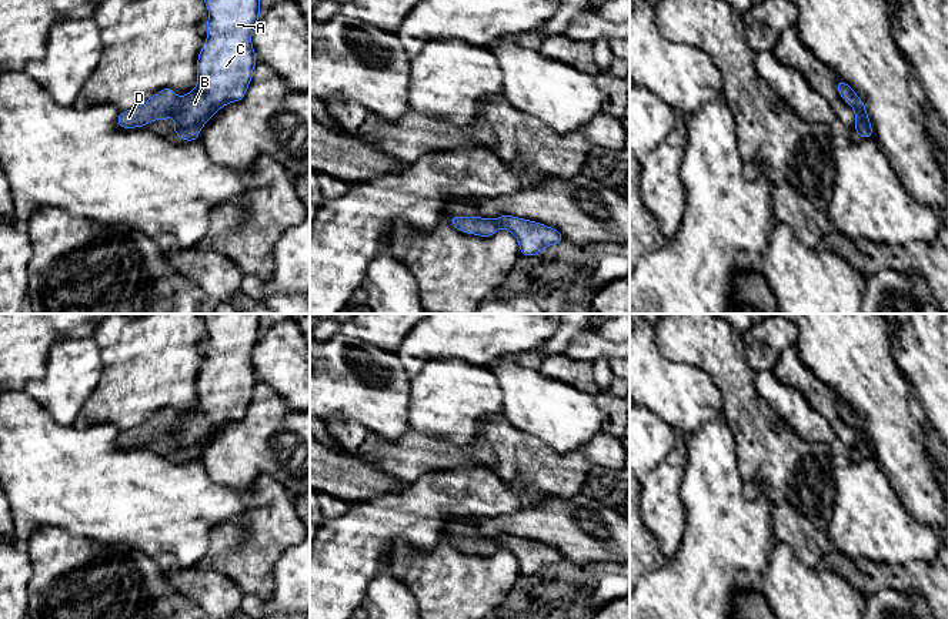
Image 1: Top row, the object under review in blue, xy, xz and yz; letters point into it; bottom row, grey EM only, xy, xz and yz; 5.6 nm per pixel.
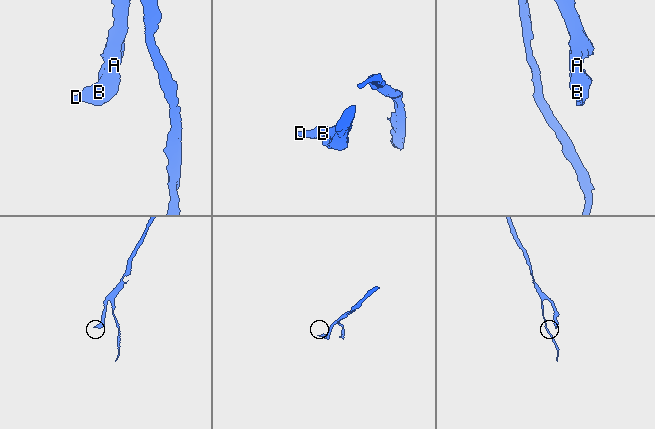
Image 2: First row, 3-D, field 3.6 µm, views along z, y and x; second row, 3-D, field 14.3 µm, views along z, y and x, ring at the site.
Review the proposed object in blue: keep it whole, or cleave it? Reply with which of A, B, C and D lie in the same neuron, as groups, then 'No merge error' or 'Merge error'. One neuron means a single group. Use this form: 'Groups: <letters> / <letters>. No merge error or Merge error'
Groups: A B C D. No merge error

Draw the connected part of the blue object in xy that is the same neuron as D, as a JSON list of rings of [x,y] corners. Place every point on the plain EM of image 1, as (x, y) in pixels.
[[[203,314],[201,317],[211,337],[206,342],[207,359],[197,377],[196,408],[180,416],[170,406],[160,409],[143,424],[121,431],[117,436],[117,444],[121,448],[146,446],[154,439],[174,436],[173,451],[183,461],[194,461],[211,435],[226,424],[244,418],[253,398],[253,388],[257,382],[251,354],[261,334],[260,314]]]

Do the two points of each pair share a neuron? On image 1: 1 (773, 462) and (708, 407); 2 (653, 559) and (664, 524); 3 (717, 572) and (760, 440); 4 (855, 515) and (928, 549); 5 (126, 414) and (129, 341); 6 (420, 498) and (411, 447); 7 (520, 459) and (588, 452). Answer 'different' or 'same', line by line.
1: different
2: different
3: different
4: same
5: same
6: different
7: same

